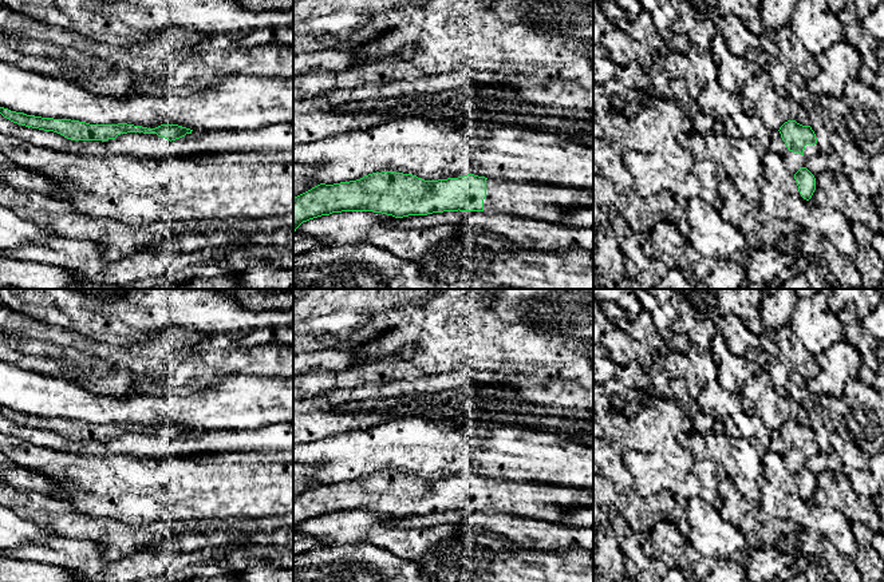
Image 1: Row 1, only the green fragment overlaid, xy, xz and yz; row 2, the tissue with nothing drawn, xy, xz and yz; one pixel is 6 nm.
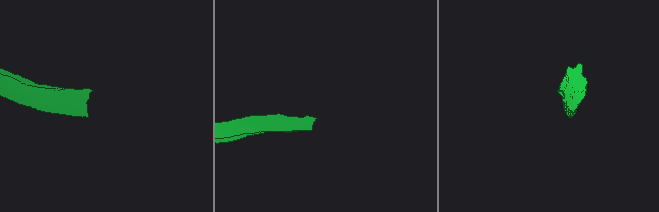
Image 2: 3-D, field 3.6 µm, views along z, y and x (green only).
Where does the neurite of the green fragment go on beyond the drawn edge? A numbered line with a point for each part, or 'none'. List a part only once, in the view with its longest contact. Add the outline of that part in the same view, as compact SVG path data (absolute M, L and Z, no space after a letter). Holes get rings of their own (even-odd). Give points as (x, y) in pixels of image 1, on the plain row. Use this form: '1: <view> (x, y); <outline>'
1: yz (793, 460); M817 443L806 444L802 455L788 450L784 460L789 471L794 475L801 467L806 467L808 460L817 454L820 454L820 446Z

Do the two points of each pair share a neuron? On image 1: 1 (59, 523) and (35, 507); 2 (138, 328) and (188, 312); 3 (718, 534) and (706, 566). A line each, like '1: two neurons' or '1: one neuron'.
1: one neuron
2: one neuron
3: two neurons

